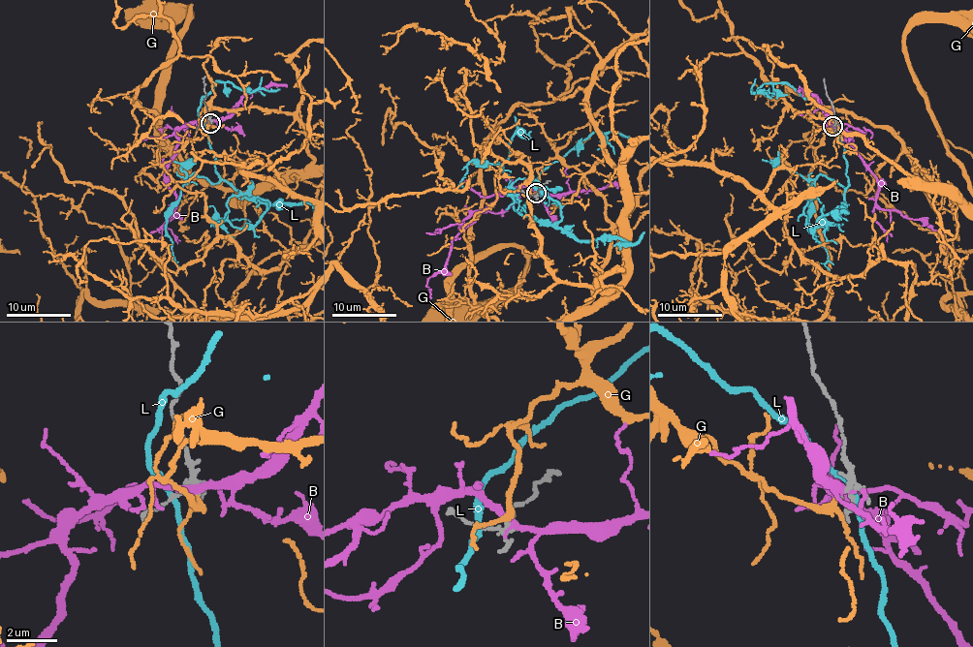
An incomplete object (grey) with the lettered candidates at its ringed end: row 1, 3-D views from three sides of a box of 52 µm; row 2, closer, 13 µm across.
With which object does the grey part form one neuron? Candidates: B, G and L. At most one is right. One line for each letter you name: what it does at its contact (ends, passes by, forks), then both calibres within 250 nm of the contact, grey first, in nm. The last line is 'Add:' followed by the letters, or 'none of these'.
G: it passes by | 130/240 nm
Add: G

